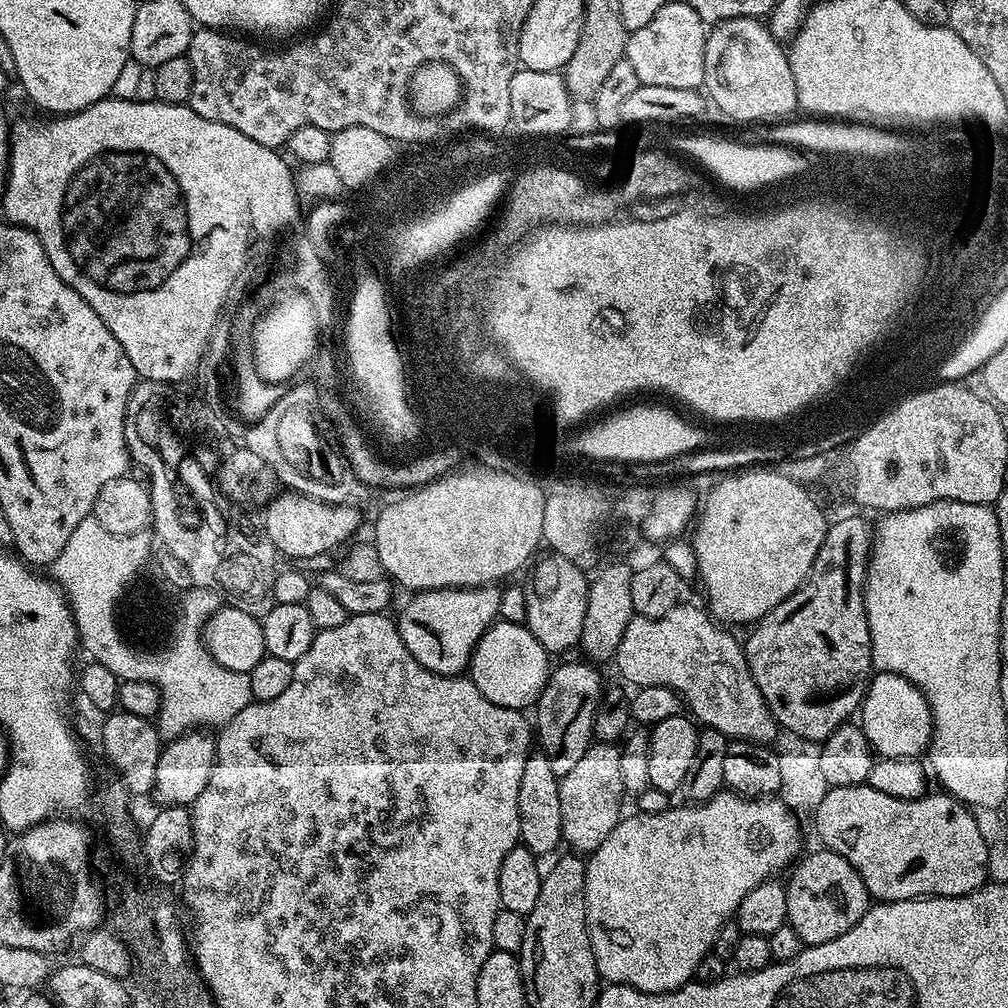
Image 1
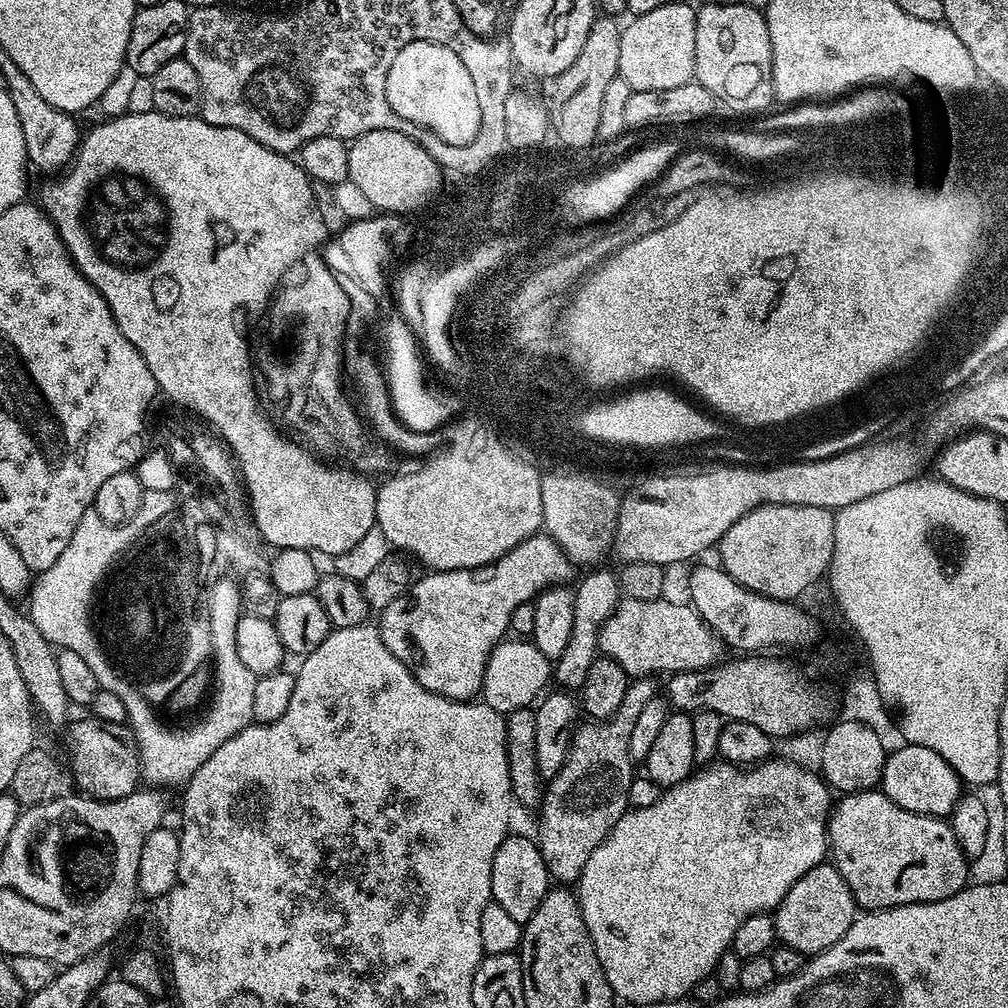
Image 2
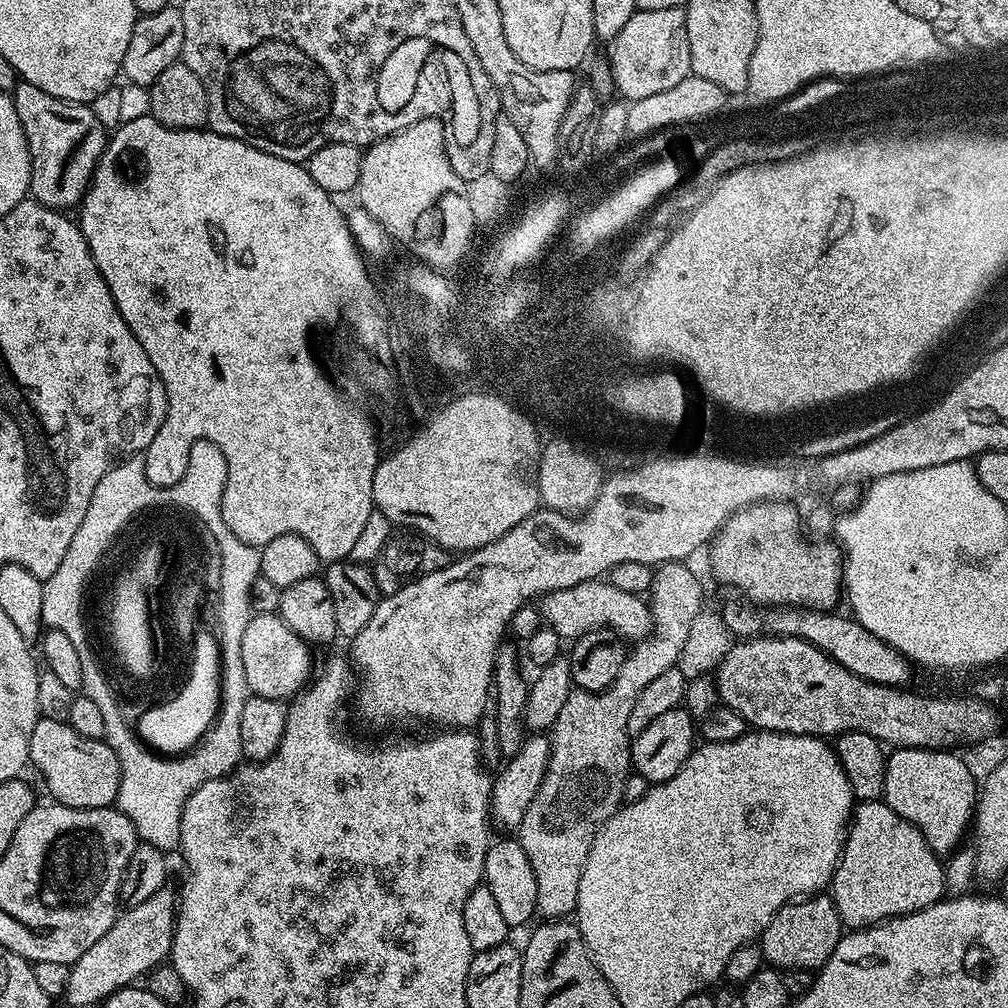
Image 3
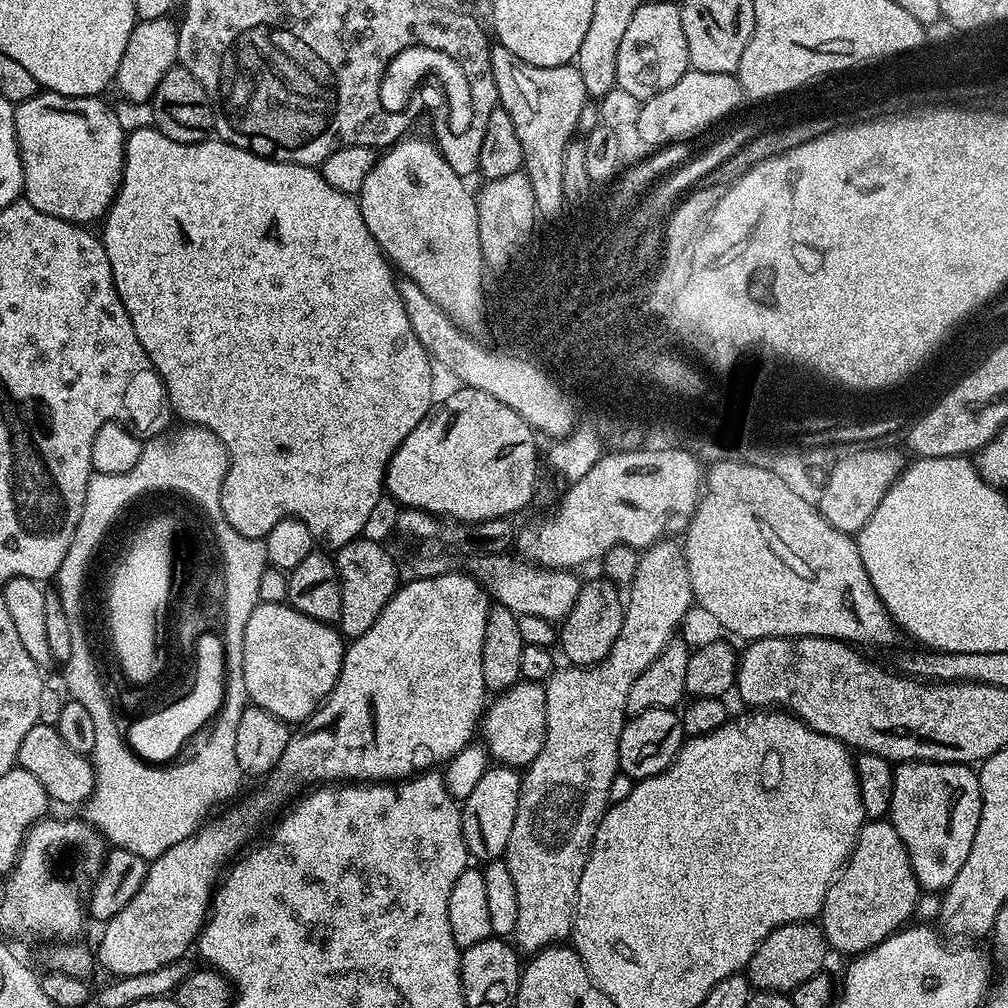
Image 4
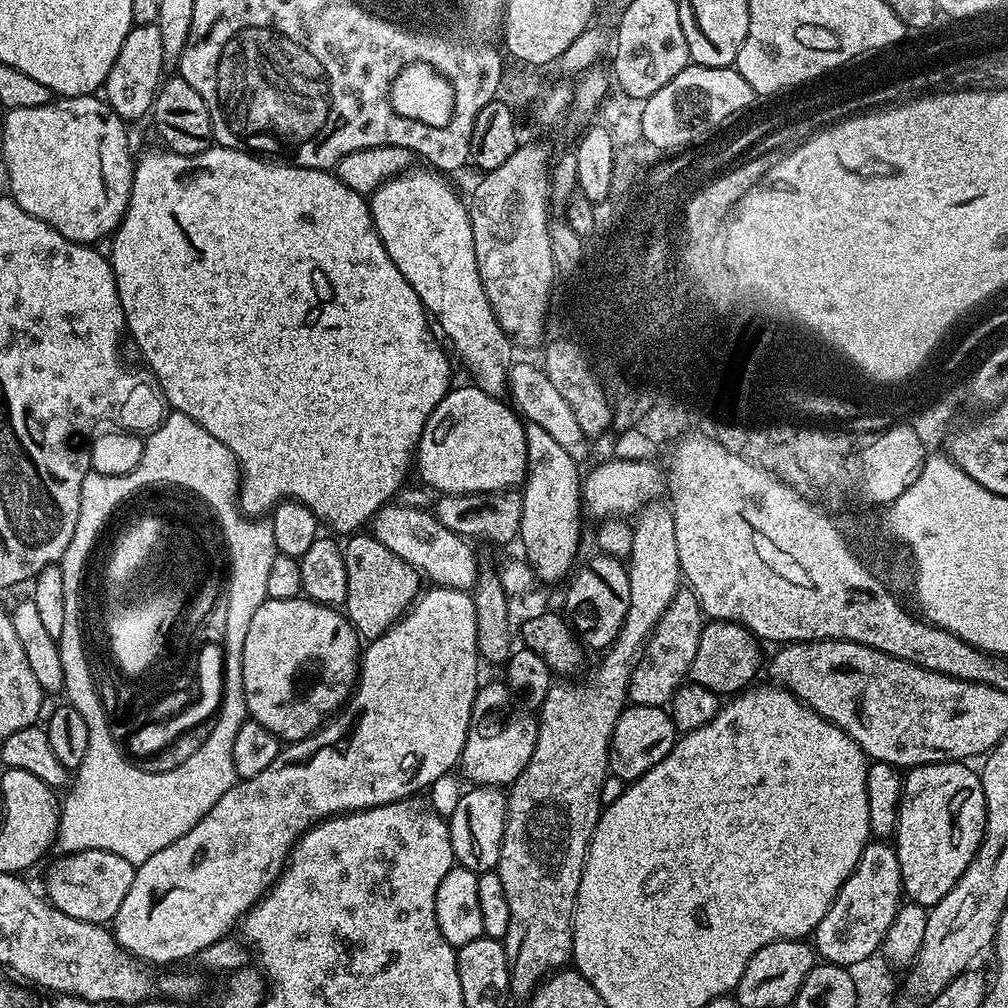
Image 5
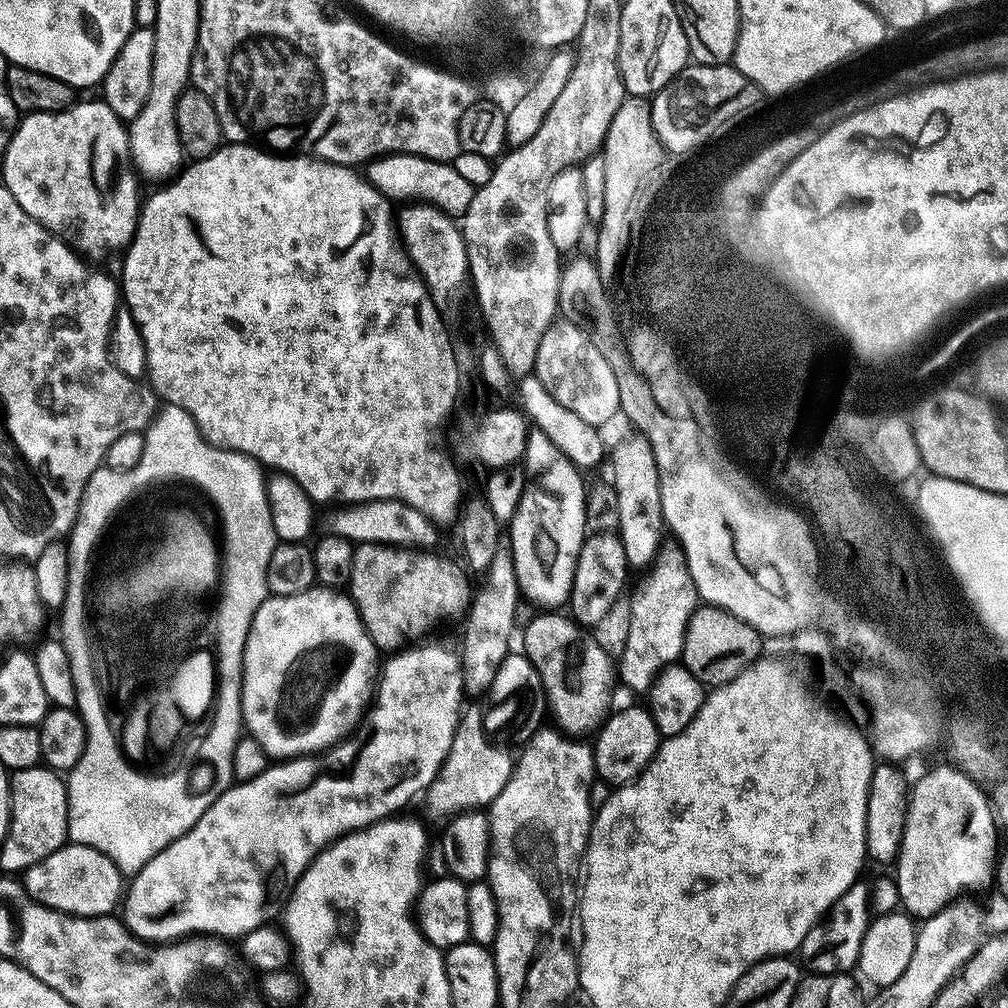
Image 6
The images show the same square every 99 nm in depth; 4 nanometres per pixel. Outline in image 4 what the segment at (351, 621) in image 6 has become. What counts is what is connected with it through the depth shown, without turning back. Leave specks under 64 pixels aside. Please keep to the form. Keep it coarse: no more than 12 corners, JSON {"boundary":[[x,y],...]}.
{"boundary":[[287,603],[244,631],[249,701],[299,725],[334,690],[345,637]]}

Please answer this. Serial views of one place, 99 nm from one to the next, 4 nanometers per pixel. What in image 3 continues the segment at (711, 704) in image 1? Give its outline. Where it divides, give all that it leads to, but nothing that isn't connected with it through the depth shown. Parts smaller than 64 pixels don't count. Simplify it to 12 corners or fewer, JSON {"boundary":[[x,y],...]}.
{"boundary":[[607,579],[554,590],[541,617],[561,641],[607,628],[628,642],[652,609]]}

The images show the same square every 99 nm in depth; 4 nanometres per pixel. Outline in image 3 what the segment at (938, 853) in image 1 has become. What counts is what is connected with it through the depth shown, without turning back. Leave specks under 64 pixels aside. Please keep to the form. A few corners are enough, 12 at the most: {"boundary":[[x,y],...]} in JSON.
{"boundary":[[883,799],[855,805],[830,895],[845,929],[929,908],[945,861]]}

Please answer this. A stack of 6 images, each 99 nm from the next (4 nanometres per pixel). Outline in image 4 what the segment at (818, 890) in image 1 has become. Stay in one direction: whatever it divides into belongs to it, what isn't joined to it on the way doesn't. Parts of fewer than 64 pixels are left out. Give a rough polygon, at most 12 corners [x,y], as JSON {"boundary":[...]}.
{"boundary":[[819,923],[778,926],[750,958],[753,989],[791,993],[825,967]]}

